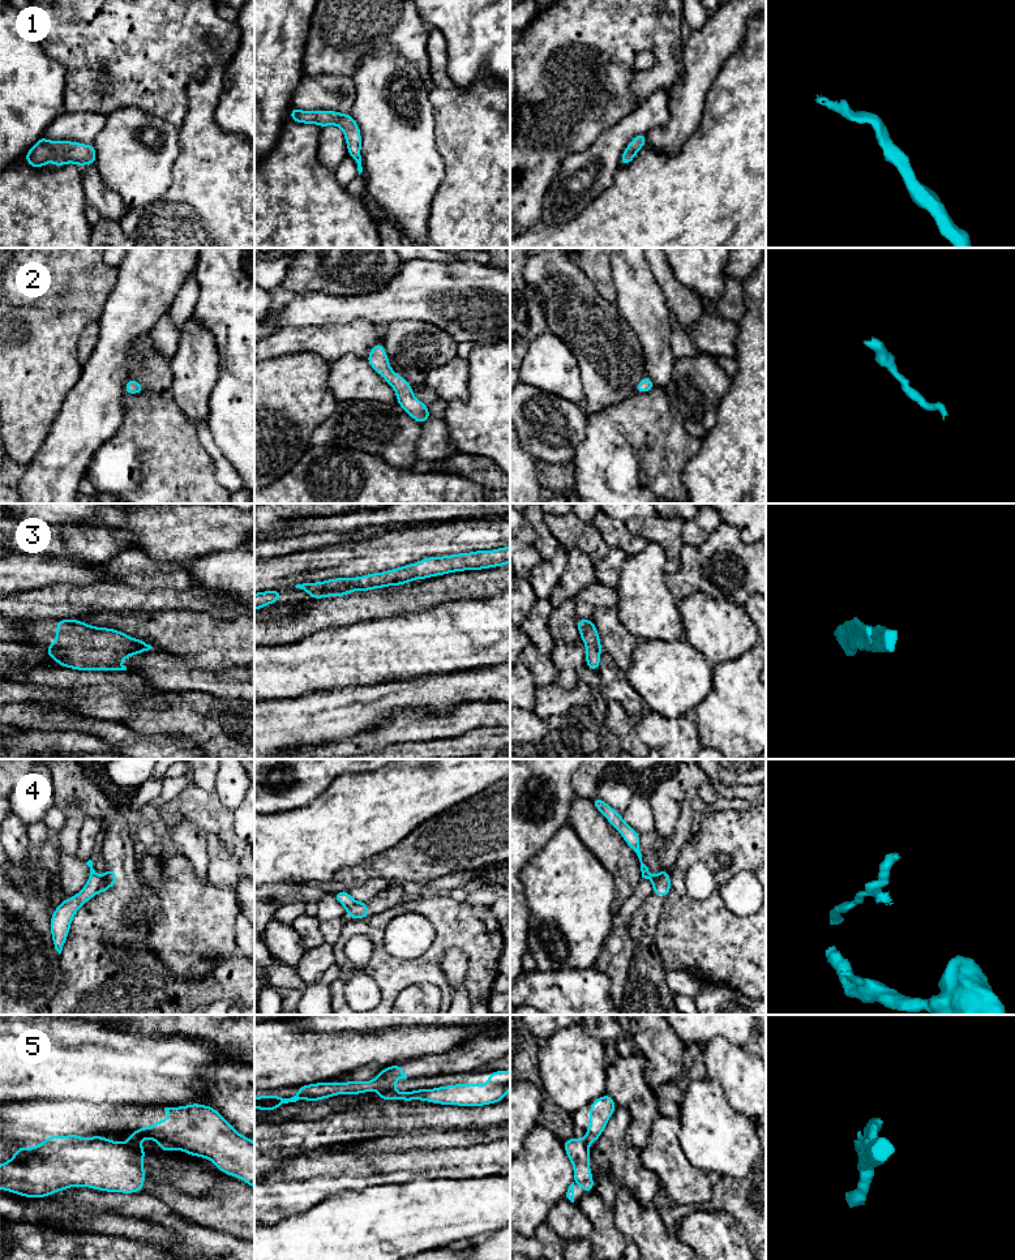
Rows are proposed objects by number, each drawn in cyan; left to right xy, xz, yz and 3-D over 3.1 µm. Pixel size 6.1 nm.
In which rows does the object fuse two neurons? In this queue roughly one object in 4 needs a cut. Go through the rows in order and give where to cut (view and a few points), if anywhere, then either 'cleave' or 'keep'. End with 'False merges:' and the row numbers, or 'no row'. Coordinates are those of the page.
1: no cut | keep
2: no cut | keep
3: no cut | keep
4: xy (102, 877), (97, 891) | cleave
5: xy (129, 1140), (138, 1145) | cleave
False merges: 4, 5

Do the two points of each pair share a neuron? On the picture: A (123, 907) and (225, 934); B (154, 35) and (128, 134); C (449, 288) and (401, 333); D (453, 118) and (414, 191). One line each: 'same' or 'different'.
A: different
B: different
C: different
D: different

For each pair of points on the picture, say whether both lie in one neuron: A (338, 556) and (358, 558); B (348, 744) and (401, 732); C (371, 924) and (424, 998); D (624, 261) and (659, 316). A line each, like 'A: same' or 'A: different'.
A: same
B: same
C: different
D: same

